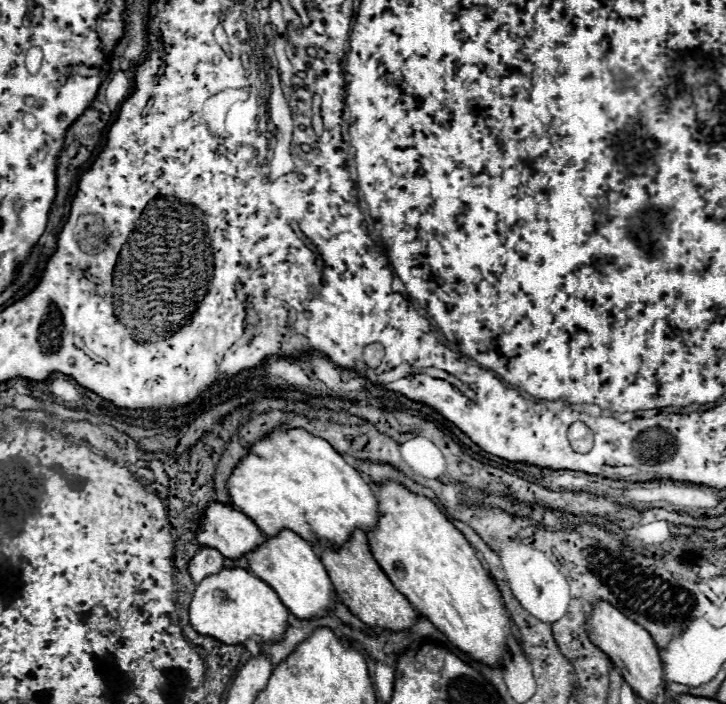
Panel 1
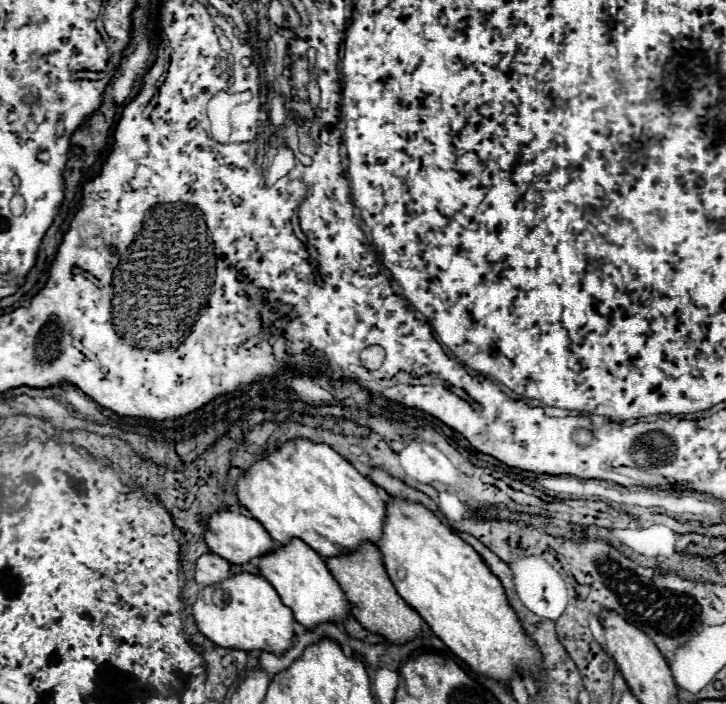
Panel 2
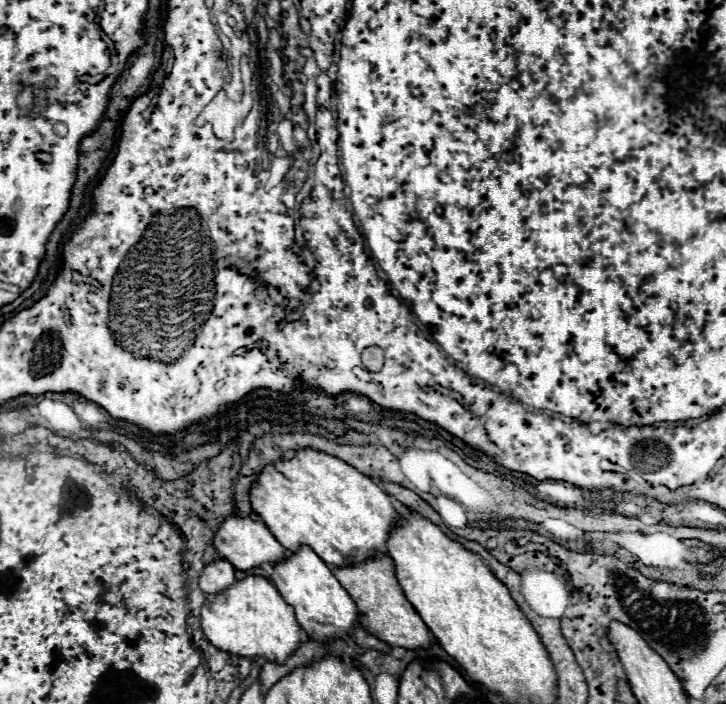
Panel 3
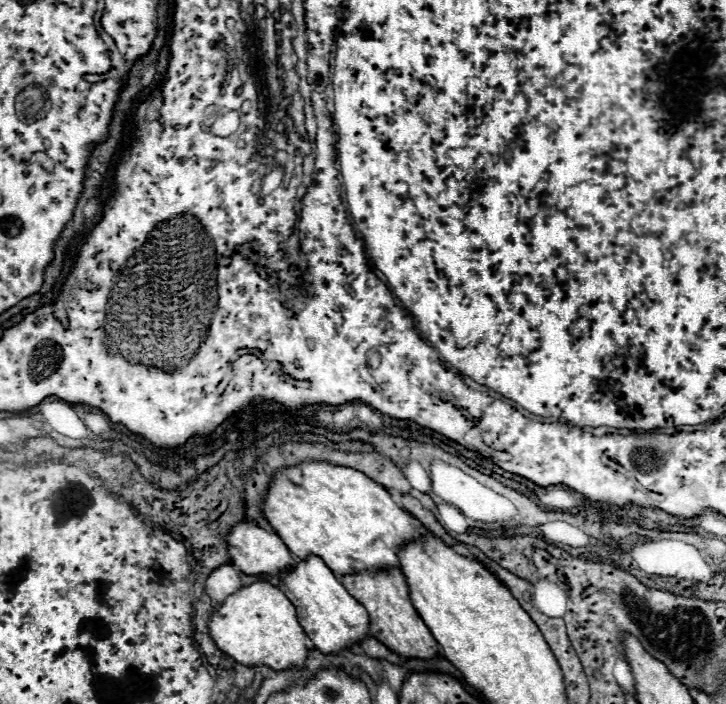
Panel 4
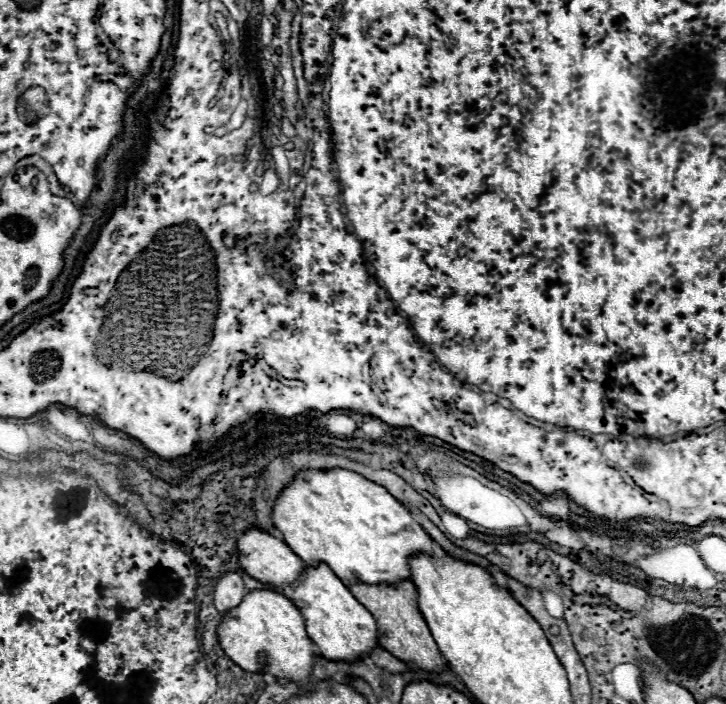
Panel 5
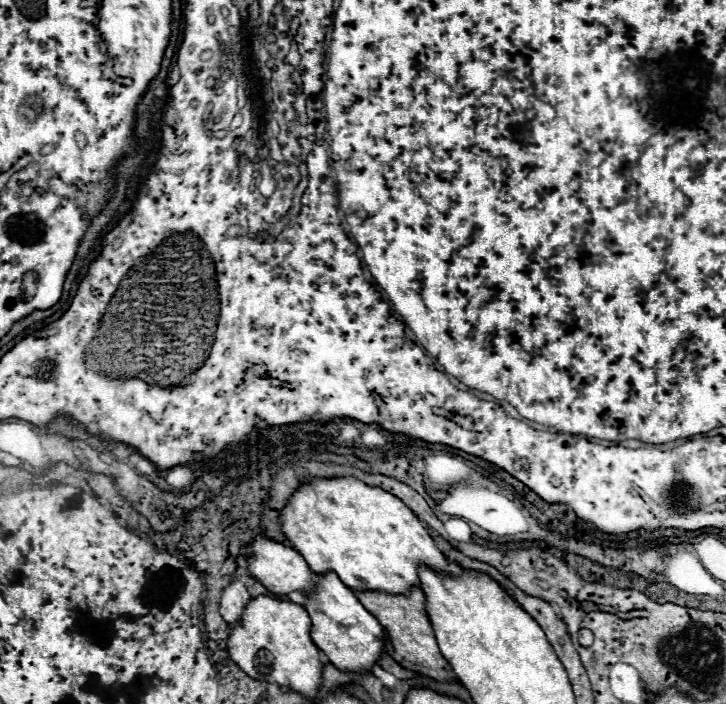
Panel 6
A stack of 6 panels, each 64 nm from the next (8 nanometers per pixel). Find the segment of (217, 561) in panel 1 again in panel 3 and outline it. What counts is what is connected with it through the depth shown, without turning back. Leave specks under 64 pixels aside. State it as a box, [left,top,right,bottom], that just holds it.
[200,560,236,594]

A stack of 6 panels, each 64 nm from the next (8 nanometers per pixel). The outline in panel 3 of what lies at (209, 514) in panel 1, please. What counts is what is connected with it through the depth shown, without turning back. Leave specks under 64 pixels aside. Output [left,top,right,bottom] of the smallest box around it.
[214,516,288,570]

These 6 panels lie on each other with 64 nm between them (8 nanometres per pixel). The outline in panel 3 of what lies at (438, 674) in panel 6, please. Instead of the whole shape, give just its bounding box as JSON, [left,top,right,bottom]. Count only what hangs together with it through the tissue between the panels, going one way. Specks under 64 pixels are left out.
[332,556,432,650]

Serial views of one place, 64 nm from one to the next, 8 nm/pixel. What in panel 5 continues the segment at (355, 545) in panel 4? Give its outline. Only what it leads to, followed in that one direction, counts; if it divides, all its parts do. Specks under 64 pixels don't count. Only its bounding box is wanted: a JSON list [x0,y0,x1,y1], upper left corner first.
[272,470,436,584]

